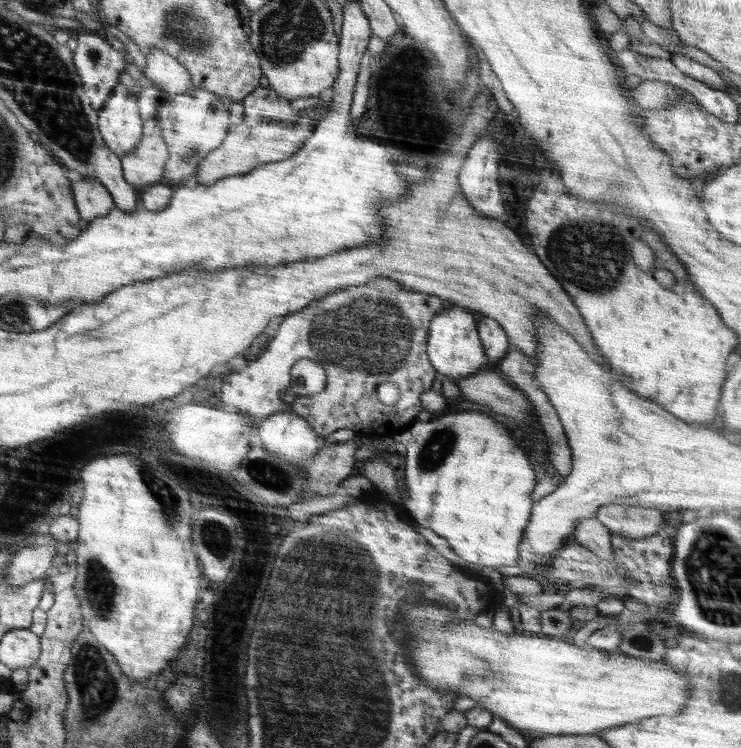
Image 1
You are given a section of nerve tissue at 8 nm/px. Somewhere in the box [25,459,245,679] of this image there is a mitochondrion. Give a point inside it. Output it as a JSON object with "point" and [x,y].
{"point":[99,586]}

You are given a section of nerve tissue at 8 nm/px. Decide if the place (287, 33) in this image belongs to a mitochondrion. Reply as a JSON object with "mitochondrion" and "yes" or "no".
{"mitochondrion":"yes"}

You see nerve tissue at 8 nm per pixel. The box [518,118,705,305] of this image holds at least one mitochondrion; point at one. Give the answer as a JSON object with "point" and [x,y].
{"point":[569,250]}

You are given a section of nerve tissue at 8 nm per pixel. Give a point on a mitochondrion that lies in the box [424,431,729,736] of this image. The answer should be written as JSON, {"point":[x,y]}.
{"point":[641,642]}

